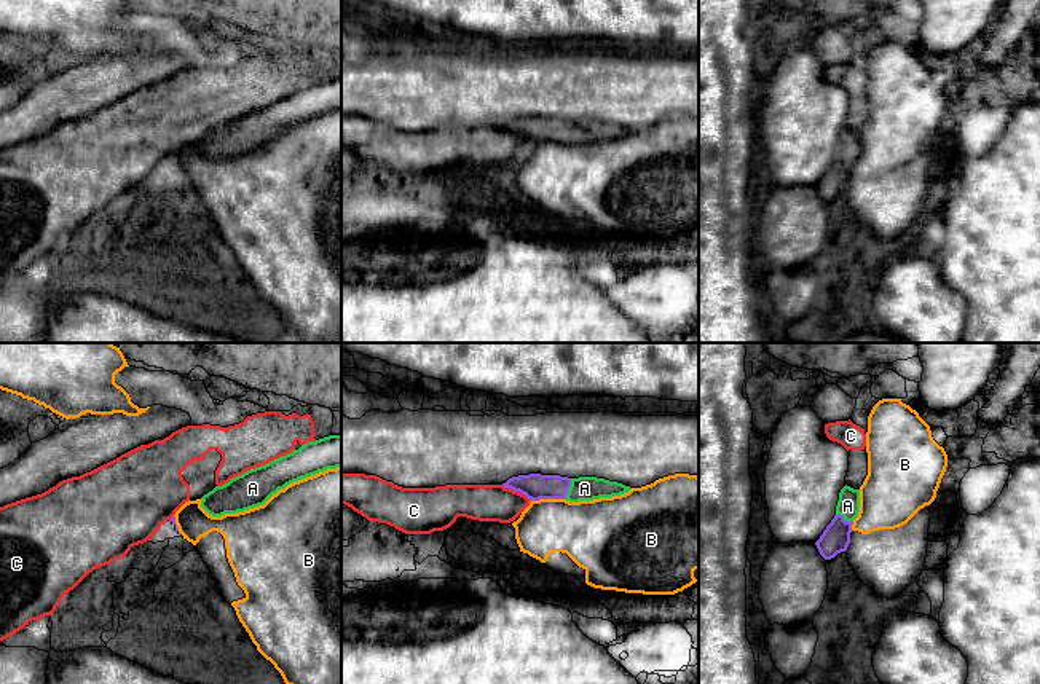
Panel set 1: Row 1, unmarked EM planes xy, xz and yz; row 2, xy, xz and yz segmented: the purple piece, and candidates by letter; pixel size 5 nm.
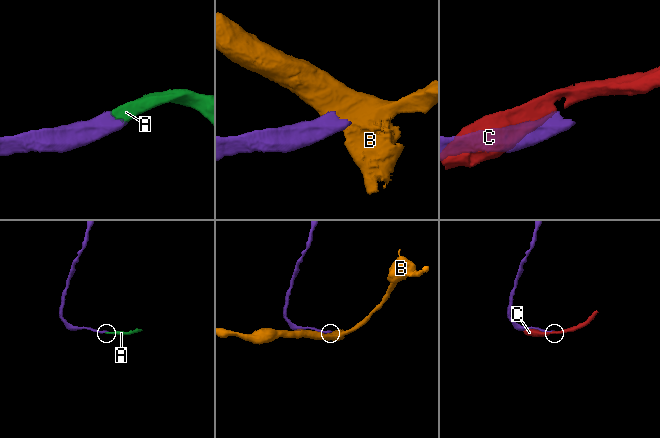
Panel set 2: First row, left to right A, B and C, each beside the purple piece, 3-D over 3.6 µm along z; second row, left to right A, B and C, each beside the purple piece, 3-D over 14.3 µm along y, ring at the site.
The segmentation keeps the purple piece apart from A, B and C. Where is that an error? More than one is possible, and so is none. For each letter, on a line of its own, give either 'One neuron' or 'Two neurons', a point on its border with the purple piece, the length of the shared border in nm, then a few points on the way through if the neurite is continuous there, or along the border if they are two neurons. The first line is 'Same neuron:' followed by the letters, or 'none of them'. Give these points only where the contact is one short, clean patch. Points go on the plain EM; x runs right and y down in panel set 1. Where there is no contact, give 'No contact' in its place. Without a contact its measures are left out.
Same neuron: A
A: One neuron. Touches purple at xz (568, 131). Shared border 110 nm. Path across: xz (535, 129), (568, 131), (584, 131)
B: Two neurons. Touches purple at xz (547, 141). Shared border 180 nm. Boundary: xz (565, 141), (539, 141), (531, 144)
C: Two neurons. Touches purple at xz (517, 133). Shared border 180 nm

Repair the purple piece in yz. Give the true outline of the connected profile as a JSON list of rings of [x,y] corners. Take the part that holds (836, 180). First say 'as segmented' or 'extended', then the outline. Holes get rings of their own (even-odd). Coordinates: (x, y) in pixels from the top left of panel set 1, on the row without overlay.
extended | [[[844,129],[839,136],[836,158],[826,169],[820,182],[815,185],[820,198],[825,202],[834,201],[837,196],[845,195],[850,187],[850,175],[853,163],[860,155],[860,132]]]

